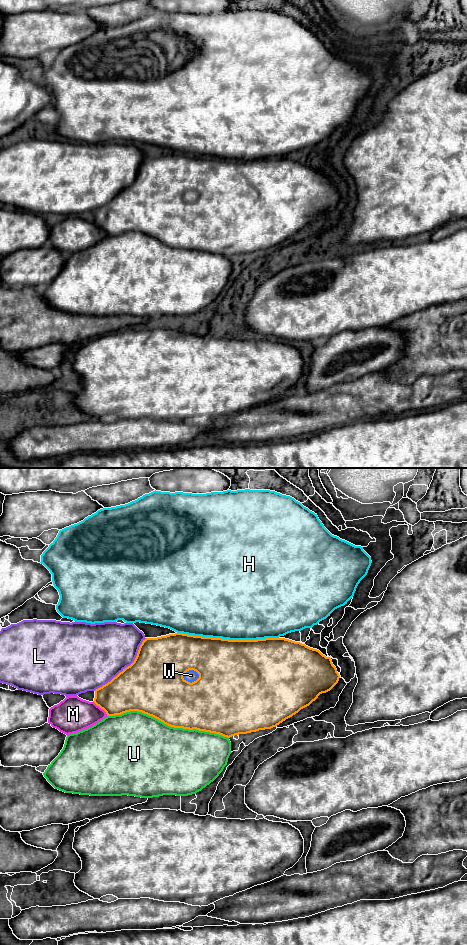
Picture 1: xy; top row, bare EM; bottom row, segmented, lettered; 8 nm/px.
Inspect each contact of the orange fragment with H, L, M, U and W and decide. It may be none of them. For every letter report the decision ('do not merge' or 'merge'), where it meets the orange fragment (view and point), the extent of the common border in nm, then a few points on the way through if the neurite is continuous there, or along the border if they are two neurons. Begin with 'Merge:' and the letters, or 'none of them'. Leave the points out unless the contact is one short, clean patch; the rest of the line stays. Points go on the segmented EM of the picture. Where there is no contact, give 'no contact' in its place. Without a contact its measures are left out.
Merge: W
H: do not merge; meets orange in xy at (228, 639); contact 800 nm long
L: do not merge; meets orange in xy at (126, 667); contact 600 nm long
M: do not merge; meets orange in xy at (101, 708); contact 170 nm long
U: do not merge; meets orange in xy at (168, 725); contact 1000 nm long
W: merge; meets orange in xy at (190, 669); contact 150 nm long

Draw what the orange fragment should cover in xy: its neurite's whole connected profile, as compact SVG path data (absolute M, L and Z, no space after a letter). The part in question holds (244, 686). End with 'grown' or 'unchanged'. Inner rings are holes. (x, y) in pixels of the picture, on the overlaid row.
M183 633L169 634L157 638L146 638L139 647L134 662L123 669L116 677L95 690L94 703L103 709L107 716L121 715L130 711L138 711L152 716L164 724L189 730L199 730L222 735L230 738L239 734L247 734L259 730L276 727L286 719L309 706L322 693L330 691L339 681L340 675L330 657L319 650L310 648L300 642L285 638L265 638L257 640L229 640L222 638L194 636Z; grown

